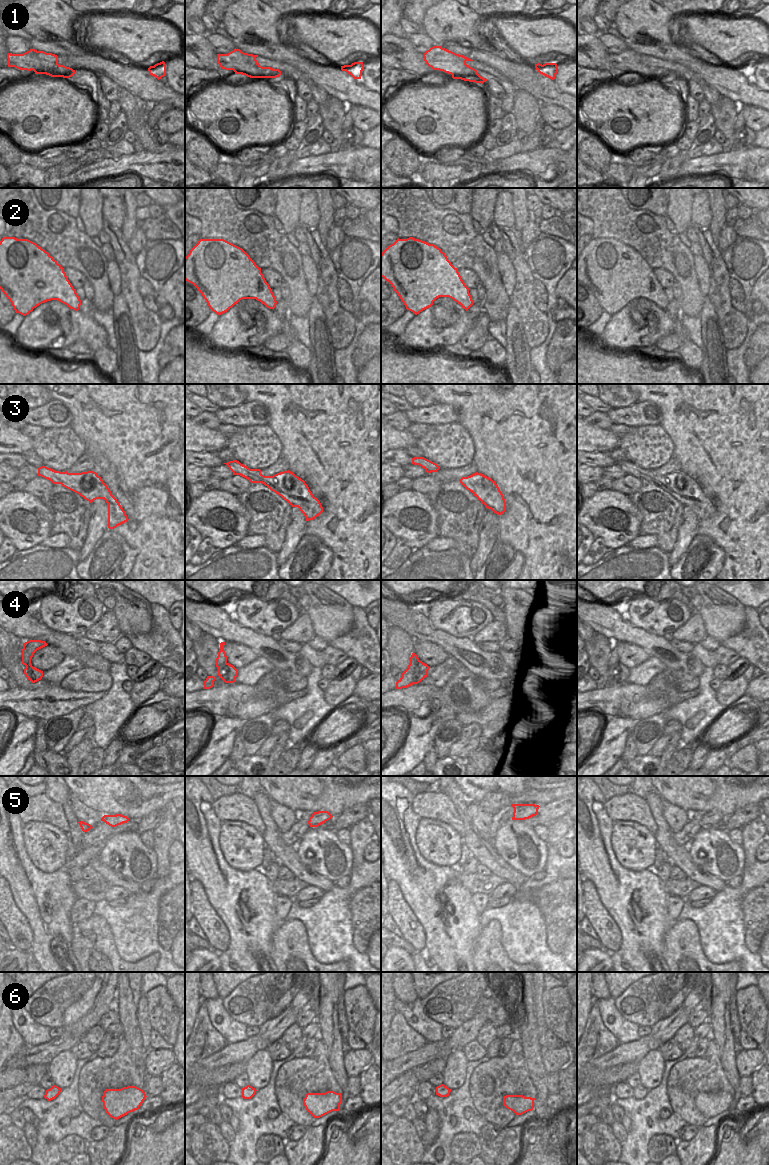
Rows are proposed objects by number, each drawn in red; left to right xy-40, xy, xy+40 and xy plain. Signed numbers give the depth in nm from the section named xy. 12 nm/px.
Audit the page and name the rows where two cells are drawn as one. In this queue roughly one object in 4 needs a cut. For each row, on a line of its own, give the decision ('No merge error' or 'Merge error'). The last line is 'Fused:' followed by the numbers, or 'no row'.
1: Merge error
2: No merge error
3: No merge error
4: Merge error
5: No merge error
6: No merge error
Fused: 1, 4.

